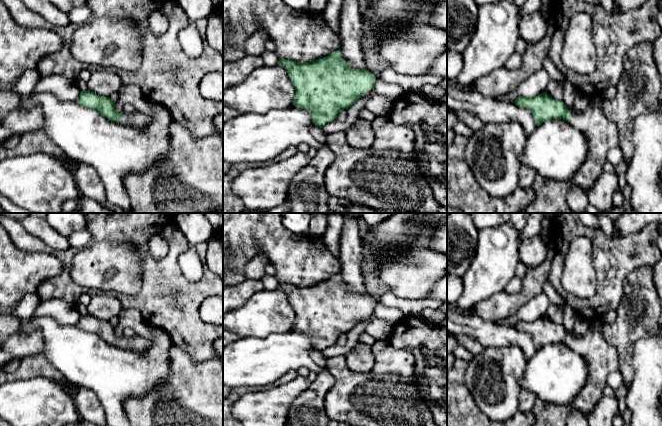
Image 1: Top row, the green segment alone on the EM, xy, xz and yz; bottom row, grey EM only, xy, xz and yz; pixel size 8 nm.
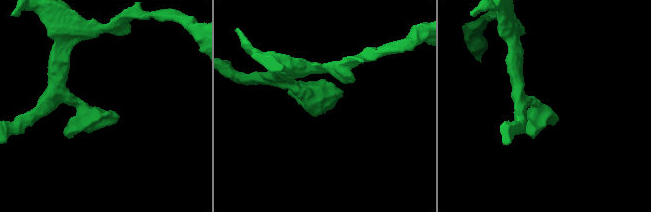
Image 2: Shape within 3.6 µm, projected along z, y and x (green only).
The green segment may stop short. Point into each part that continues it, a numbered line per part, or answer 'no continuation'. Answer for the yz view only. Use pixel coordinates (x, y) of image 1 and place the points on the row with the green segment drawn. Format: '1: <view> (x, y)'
1: yz (551, 196)

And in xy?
1: xy (134, 119)

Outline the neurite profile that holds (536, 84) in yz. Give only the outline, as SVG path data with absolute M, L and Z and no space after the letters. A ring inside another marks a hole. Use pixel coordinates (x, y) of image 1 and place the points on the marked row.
M542 68L537 73L521 83L521 85L516 90L514 90L510 94L496 97L495 100L514 102L518 97L521 96L535 97L545 92L550 79L551 78L546 70Z

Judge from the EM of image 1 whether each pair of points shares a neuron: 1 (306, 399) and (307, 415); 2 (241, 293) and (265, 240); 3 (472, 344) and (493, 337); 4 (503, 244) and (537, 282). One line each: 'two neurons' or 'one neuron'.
1: one neuron
2: two neurons
3: two neurons
4: two neurons

